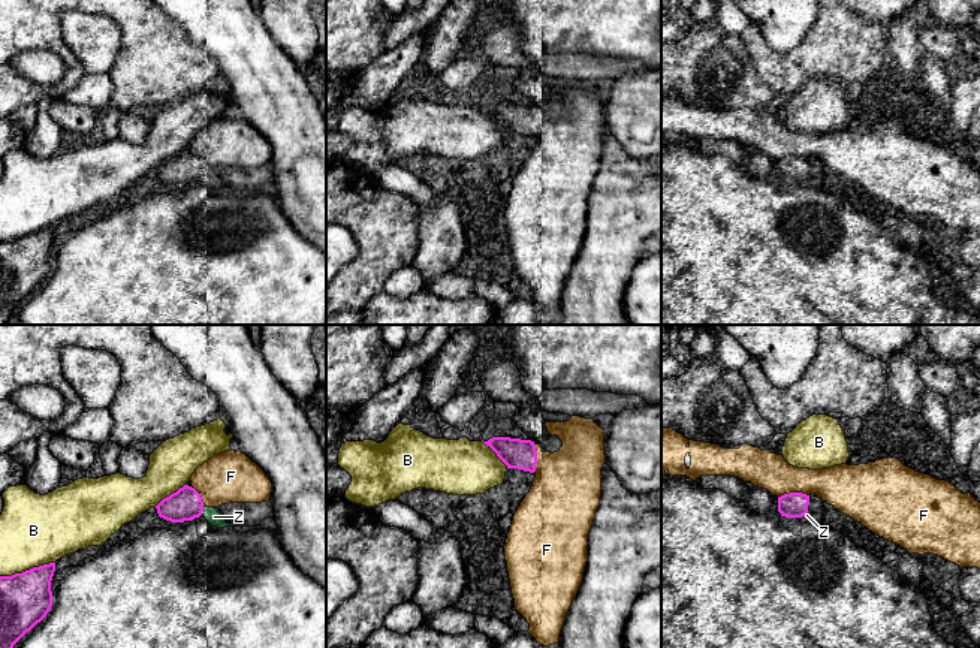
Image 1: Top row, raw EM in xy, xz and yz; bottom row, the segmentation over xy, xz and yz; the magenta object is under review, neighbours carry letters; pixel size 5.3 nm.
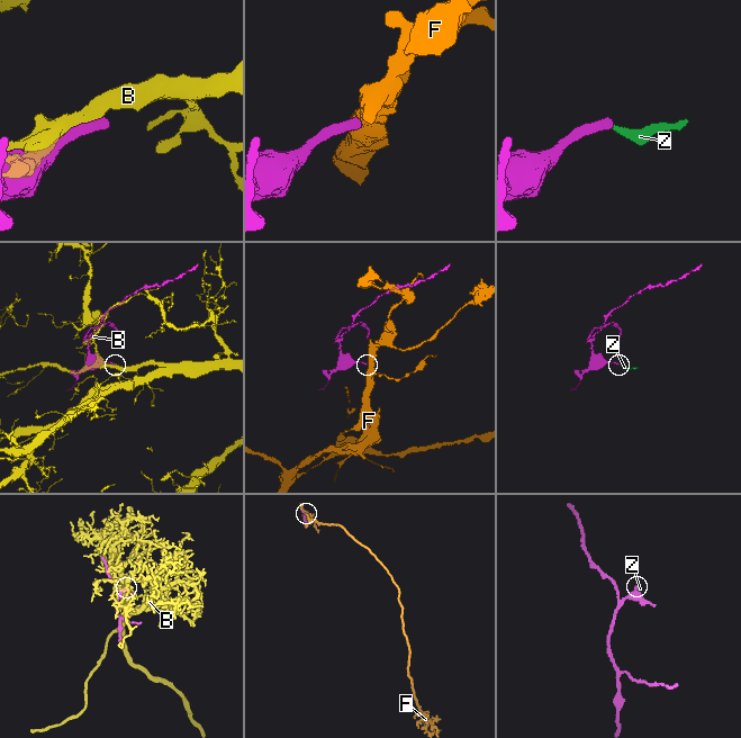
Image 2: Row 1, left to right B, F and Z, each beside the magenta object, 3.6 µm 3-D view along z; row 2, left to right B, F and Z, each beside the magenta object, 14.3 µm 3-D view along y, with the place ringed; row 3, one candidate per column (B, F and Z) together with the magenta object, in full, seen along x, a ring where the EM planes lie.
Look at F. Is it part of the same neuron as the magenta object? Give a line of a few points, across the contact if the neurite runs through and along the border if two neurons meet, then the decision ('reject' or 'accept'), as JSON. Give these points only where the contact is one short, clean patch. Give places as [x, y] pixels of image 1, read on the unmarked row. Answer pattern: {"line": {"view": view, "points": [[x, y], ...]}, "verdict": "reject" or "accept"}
{"verdict": "reject"}

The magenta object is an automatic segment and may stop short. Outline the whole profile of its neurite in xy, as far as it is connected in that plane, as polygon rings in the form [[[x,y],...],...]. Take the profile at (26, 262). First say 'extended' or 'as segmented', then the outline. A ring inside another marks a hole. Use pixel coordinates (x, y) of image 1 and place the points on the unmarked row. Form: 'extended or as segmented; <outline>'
as segmented; [[[55,227],[12,241],[0,241],[0,325],[40,287],[52,271],[51,245]]]

